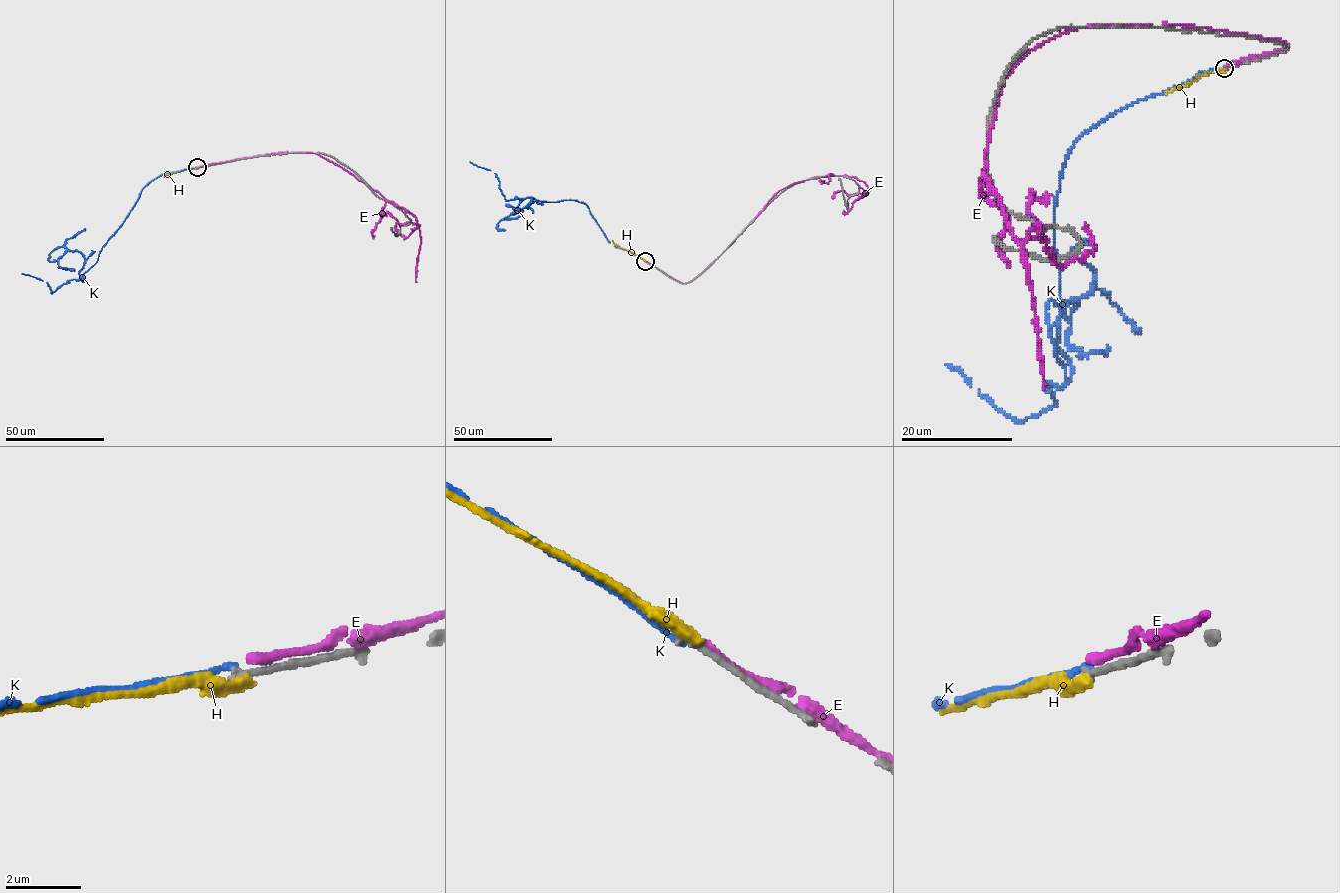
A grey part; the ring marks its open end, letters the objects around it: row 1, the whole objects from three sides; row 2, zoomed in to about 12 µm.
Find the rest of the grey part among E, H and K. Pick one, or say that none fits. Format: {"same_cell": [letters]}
{"same_cell": []}

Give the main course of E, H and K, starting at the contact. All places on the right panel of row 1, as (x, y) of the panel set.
E: (1232, 65), (1288, 44), (1112, 24), (1031, 49), (984, 170), (1020, 242), (1039, 230), (1031, 195), (1052, 195)
H: (1225, 68), (1200, 74), (1189, 83), (1165, 93)
K: (1225, 67), (1115, 111), (1063, 166), (1056, 358), (1067, 379), (1051, 301), (1076, 301), (1073, 348), (1106, 347)

